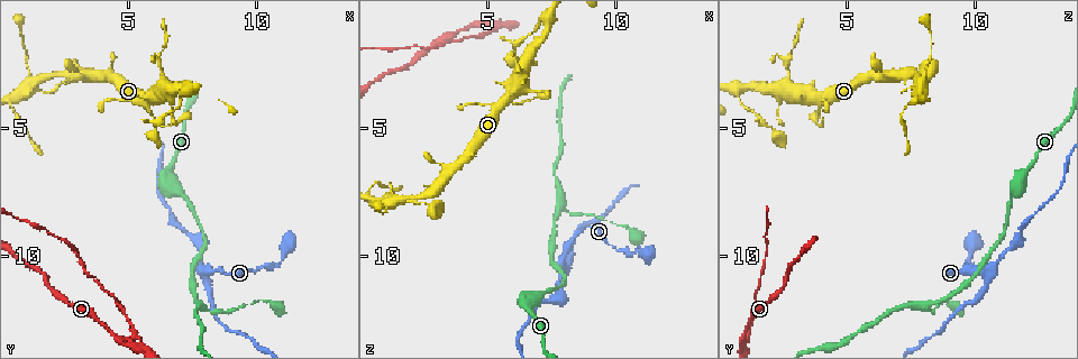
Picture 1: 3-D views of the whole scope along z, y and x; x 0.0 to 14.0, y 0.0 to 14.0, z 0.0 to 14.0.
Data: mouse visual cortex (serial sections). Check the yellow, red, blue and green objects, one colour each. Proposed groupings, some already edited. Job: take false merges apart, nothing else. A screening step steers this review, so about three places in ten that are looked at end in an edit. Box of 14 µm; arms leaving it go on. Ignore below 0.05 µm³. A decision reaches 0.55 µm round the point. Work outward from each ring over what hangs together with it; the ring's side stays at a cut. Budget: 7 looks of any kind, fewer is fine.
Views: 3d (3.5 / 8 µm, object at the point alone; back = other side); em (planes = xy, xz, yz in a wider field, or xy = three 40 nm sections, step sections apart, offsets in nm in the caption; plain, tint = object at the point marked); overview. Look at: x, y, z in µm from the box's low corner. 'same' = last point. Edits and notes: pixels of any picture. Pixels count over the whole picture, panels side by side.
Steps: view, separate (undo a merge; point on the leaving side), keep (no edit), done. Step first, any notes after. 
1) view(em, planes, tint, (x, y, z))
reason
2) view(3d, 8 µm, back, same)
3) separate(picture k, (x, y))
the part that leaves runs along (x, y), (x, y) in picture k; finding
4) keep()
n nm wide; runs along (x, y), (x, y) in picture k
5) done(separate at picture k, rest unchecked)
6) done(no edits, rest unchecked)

view(3d, 3.5 µm, (7.9, 10.6, 10.3))
arms part here

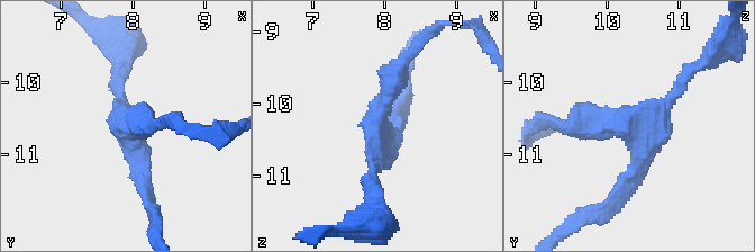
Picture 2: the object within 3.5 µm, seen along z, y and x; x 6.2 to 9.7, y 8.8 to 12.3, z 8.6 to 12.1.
view(em, xy, step 2, tint, (7.90, 10.60, 10.35))
shape alone is not enough

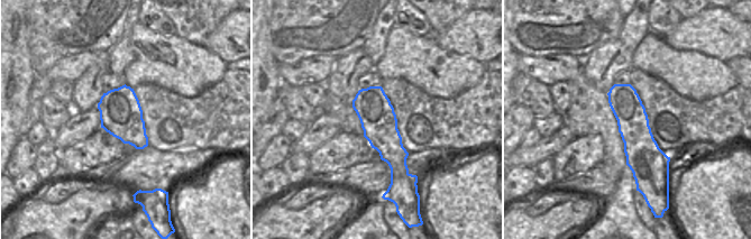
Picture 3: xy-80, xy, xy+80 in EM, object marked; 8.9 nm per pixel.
keep()
320 nm wide; runs along (616, 86), (639, 140), (640, 175) in picture 3; all the same cell

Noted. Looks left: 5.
view(3d, 3.5 µm, (6.4, 3.1, 2.8))
thick turns thin

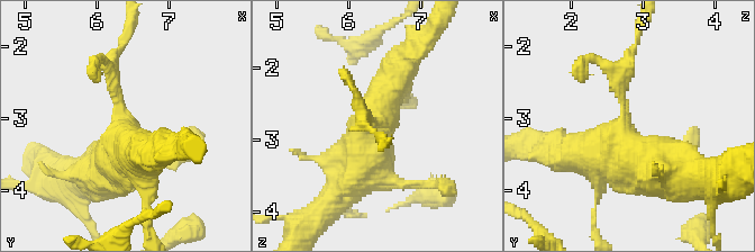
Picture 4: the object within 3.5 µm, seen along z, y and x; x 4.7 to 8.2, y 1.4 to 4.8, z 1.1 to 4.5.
view(em, xy, step 3, tint, (6.35, 3.20, 2.70))

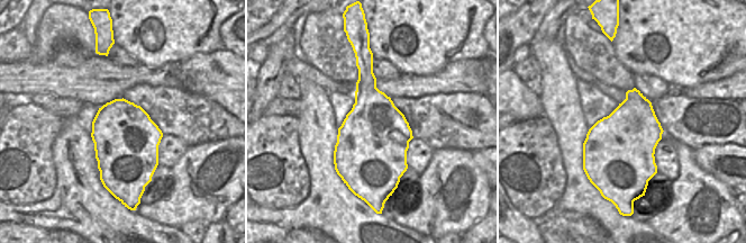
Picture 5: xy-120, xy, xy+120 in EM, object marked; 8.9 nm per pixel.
keep()
runs along (349, 181), (409, 52) in picture 4; continuous, no second cell

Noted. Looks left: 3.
view(3d, 8 µm, back, (1.2, 3.4, 8.0))
calibre changes

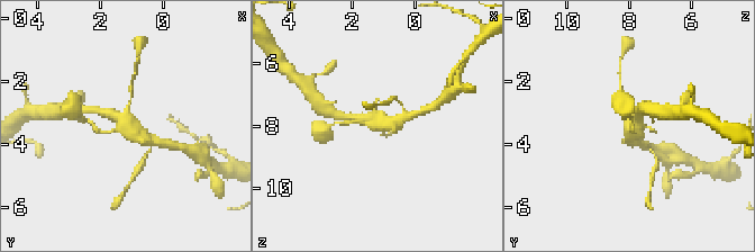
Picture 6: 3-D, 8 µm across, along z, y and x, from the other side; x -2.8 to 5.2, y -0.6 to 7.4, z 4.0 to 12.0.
view(3d, 3.5 µm, (1.2, 3.3, 8.0))

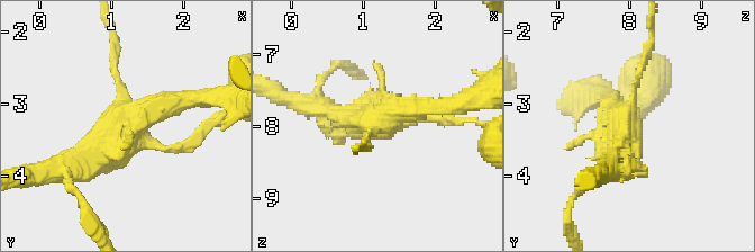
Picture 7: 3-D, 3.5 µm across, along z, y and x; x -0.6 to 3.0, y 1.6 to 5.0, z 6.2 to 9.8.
view(em, planes, tint, (1.15, 3.40, 8.05))
shape alone is not enough

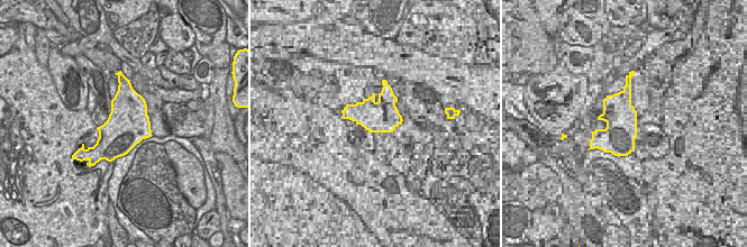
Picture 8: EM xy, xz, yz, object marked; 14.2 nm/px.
keep()
600 nm wide; runs along (182, 100), (65, 173) in picture 7; one cell here

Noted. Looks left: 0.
done(no edits, rest unchecked)

